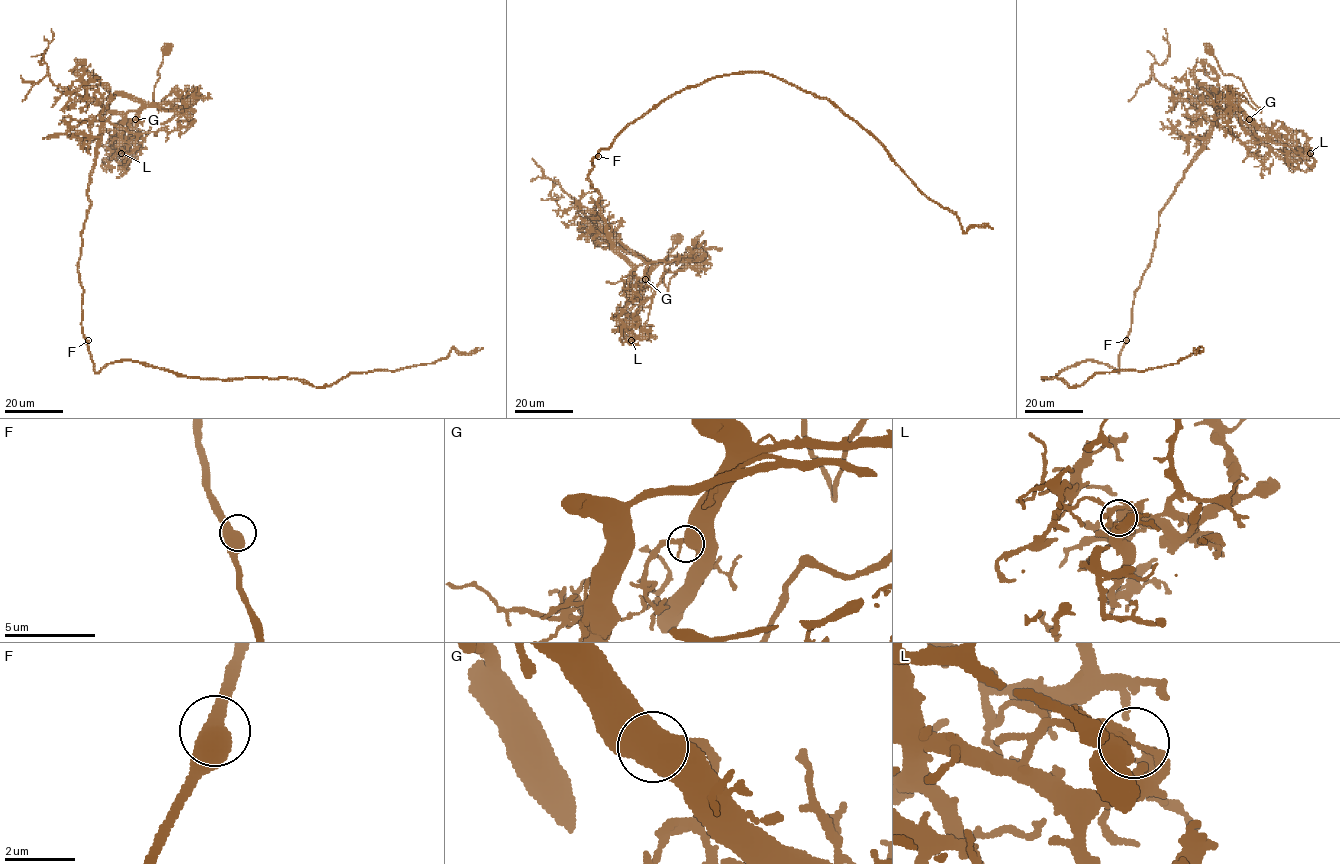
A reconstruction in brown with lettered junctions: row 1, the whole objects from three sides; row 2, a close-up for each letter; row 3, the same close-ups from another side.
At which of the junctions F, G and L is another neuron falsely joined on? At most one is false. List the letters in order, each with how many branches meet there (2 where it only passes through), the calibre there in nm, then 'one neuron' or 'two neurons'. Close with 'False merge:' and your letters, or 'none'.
F: 2 | 500 nm | one neuron
G: 2 | 500 nm | one neuron
L: 2 | 360 nm | two neurons
False merge: L

